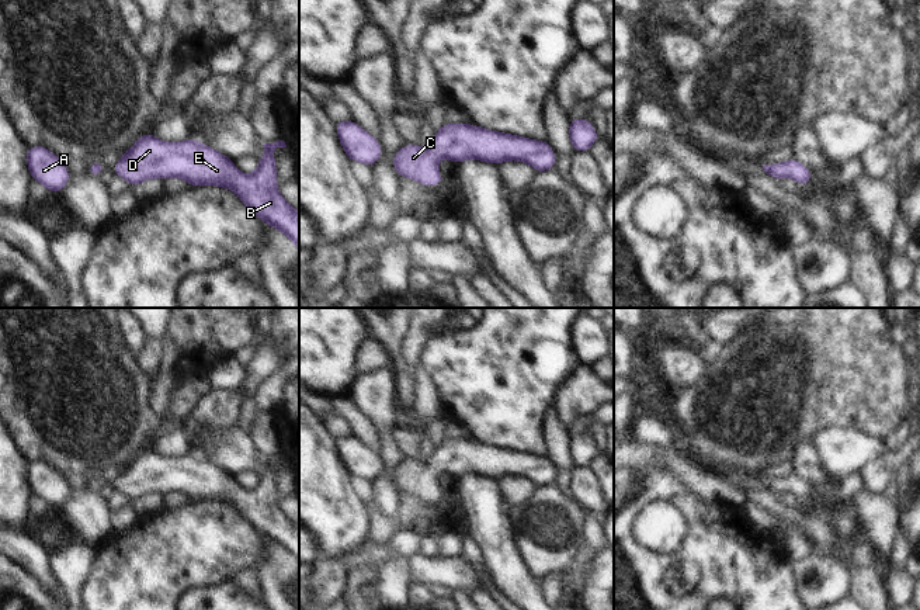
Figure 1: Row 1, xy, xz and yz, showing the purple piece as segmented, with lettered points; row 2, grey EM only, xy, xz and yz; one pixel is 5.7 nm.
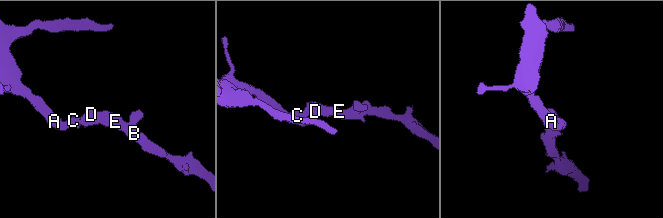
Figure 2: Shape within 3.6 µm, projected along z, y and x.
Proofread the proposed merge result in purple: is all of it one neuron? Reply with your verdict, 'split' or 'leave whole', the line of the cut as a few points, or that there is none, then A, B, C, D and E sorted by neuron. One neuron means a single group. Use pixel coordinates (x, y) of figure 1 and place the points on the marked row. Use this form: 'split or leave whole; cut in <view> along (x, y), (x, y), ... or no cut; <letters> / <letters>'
leave whole; no cut; A B C D E

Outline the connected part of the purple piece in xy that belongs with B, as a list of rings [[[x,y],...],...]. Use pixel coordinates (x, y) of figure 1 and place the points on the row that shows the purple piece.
[[[146,132],[110,170],[132,187],[149,179],[180,177],[190,186],[230,188],[257,218],[281,231],[299,250],[299,212],[277,190],[275,148],[287,145],[284,141],[264,143],[265,155],[258,160],[258,169],[246,176],[223,153],[192,138],[166,143]]]

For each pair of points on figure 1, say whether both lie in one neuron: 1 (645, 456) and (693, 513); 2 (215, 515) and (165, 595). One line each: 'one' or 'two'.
1: two
2: one

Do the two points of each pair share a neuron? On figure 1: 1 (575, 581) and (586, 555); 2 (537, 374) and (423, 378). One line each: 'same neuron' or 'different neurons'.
1: same neuron
2: different neurons

